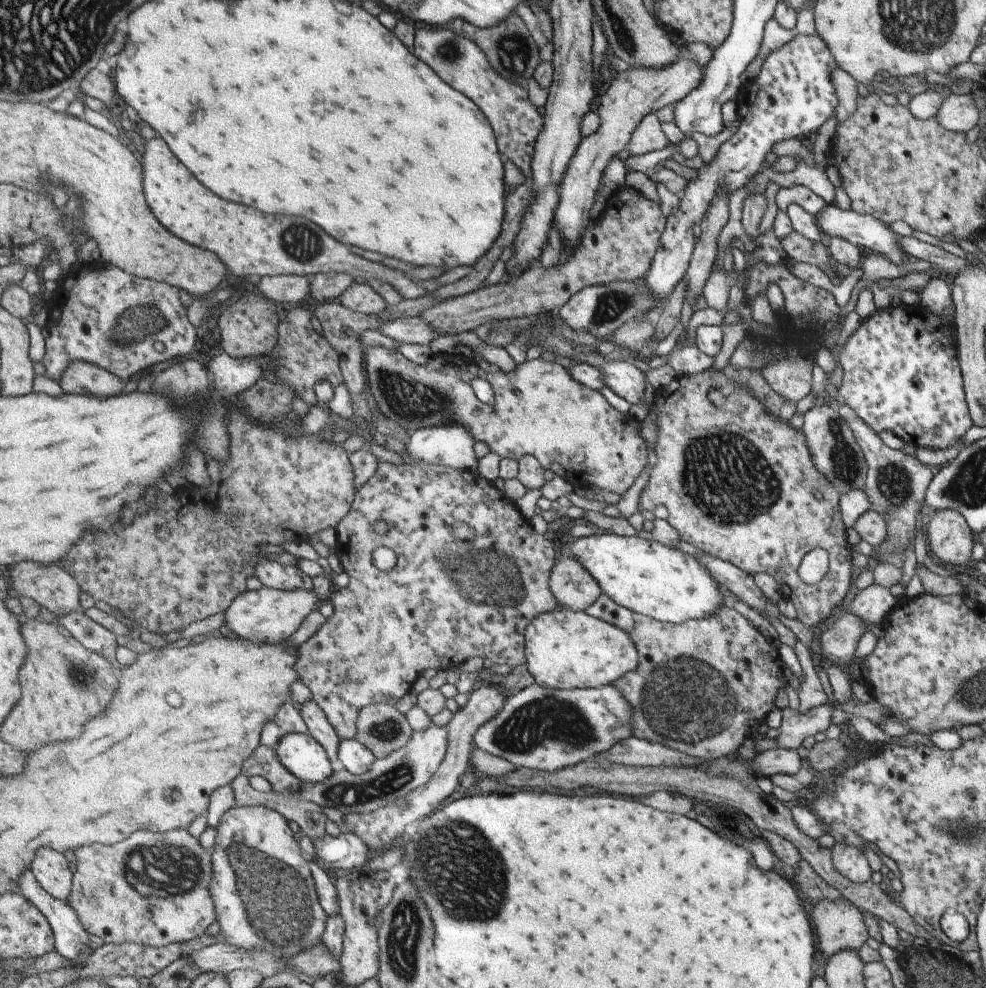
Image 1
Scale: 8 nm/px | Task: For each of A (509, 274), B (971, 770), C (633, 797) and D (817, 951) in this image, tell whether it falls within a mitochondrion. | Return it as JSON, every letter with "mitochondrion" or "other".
{"A":"other","B":"other","C":"other","D":"other"}

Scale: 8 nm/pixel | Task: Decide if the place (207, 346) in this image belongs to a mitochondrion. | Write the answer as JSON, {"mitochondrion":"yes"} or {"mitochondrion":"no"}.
{"mitochondrion":"no"}

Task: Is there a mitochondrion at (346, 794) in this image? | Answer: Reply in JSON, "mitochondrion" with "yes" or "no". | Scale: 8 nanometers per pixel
{"mitochondrion":"yes"}

